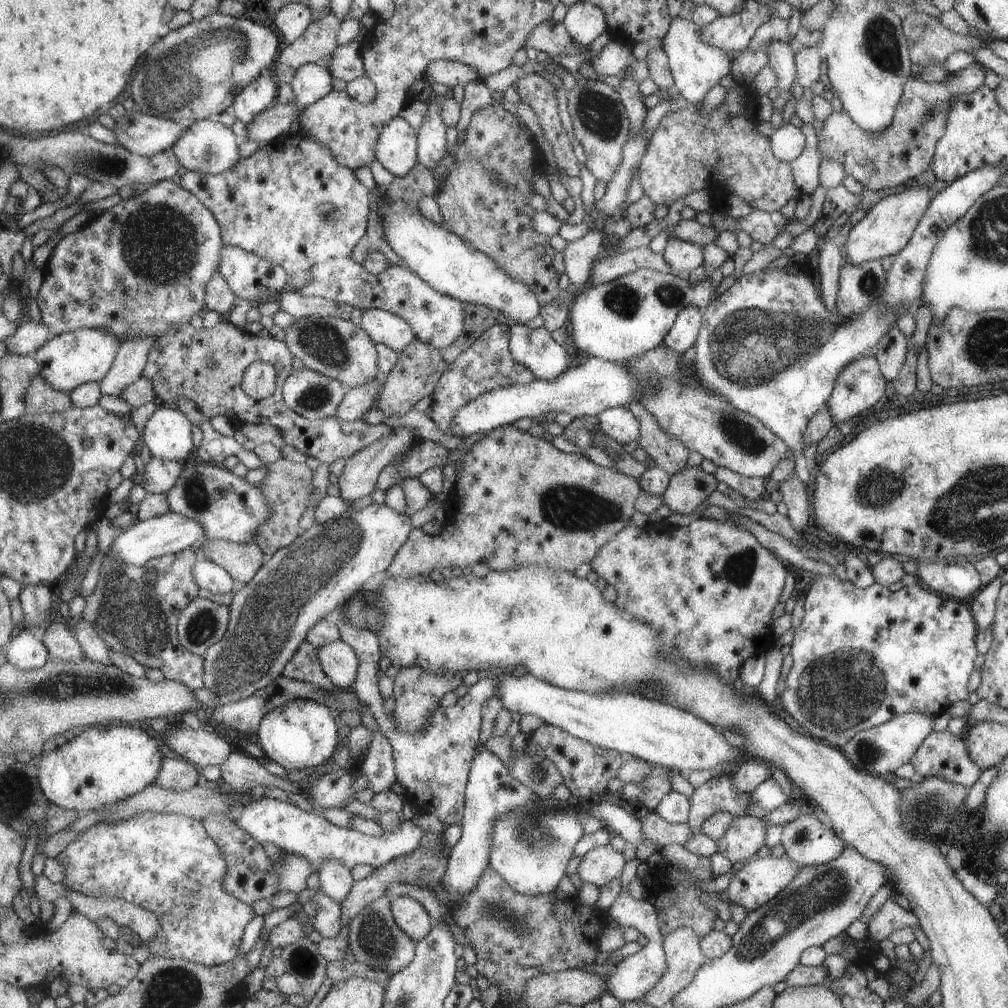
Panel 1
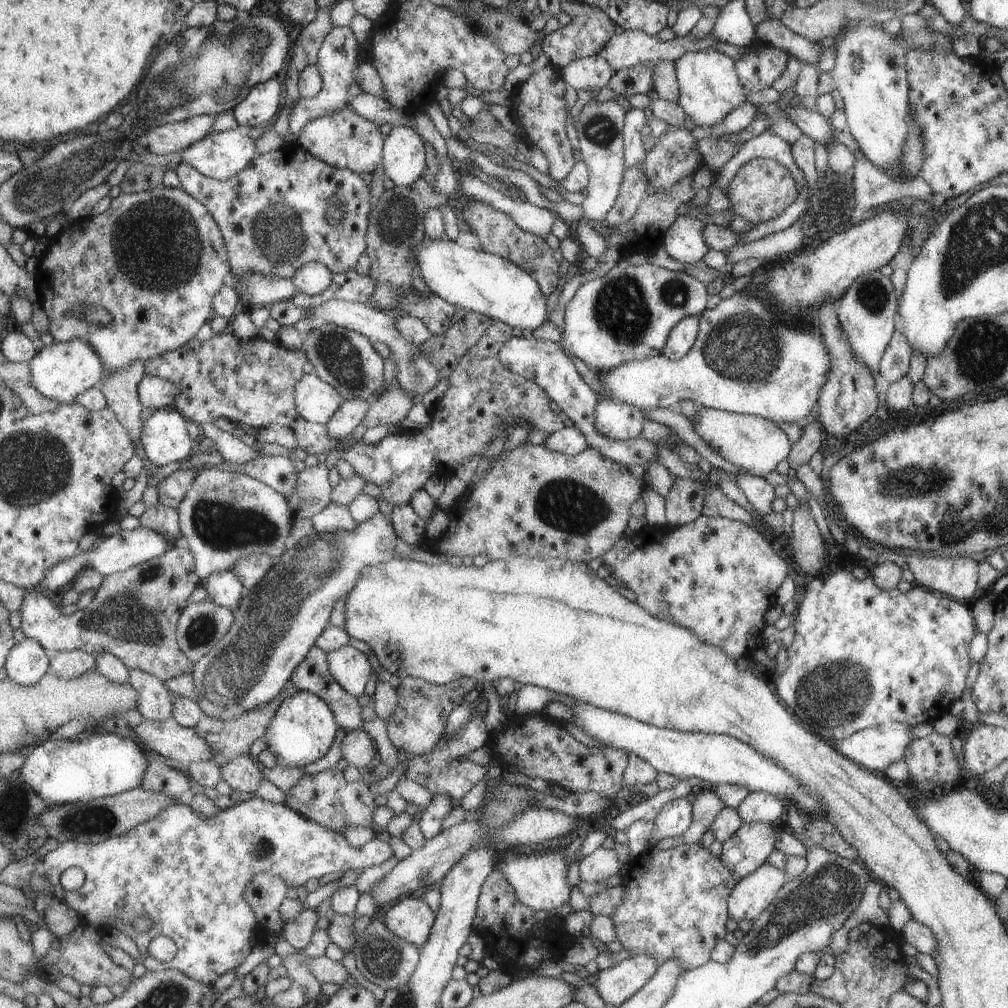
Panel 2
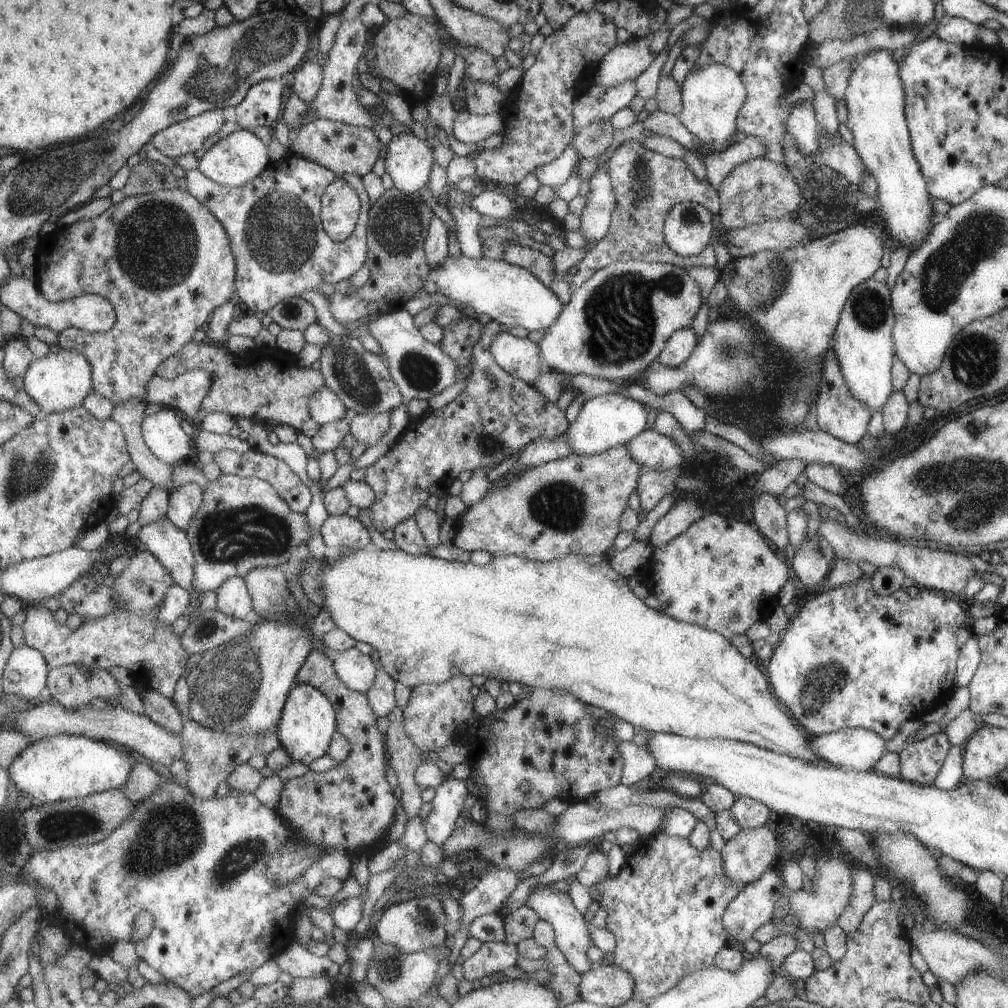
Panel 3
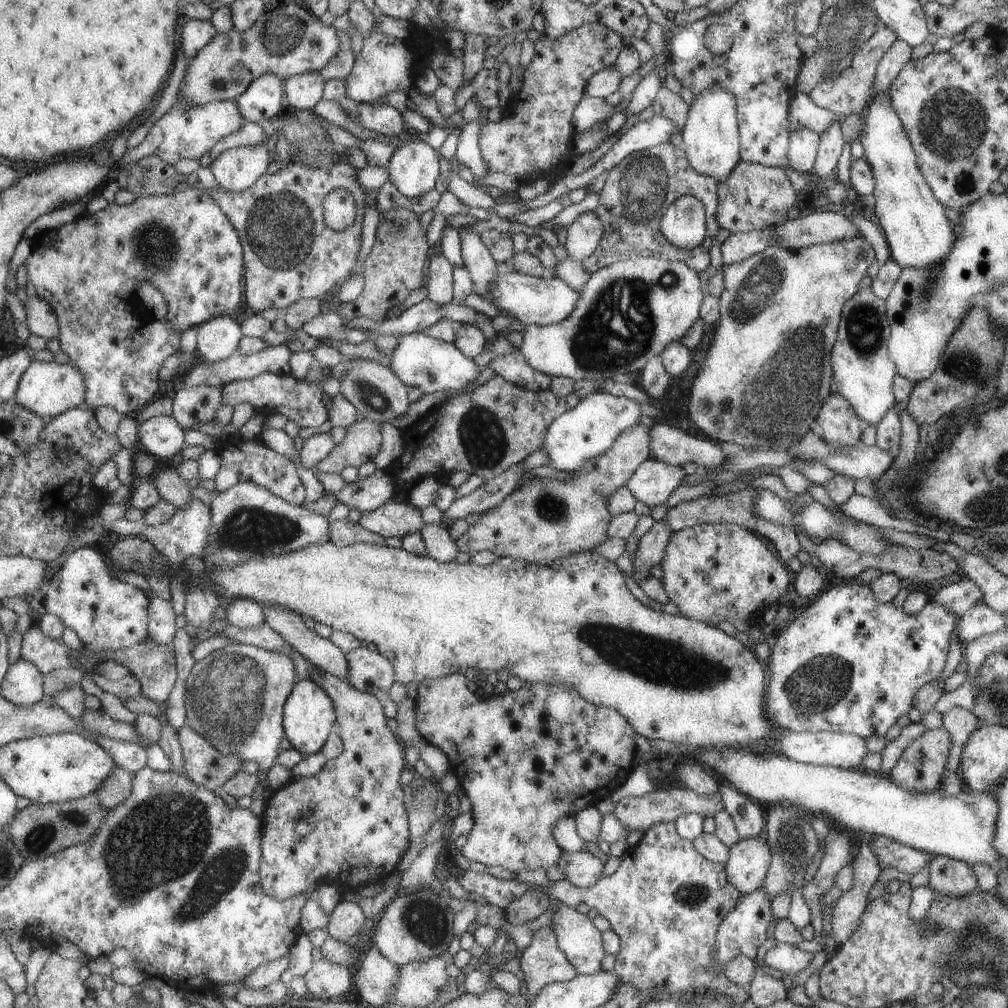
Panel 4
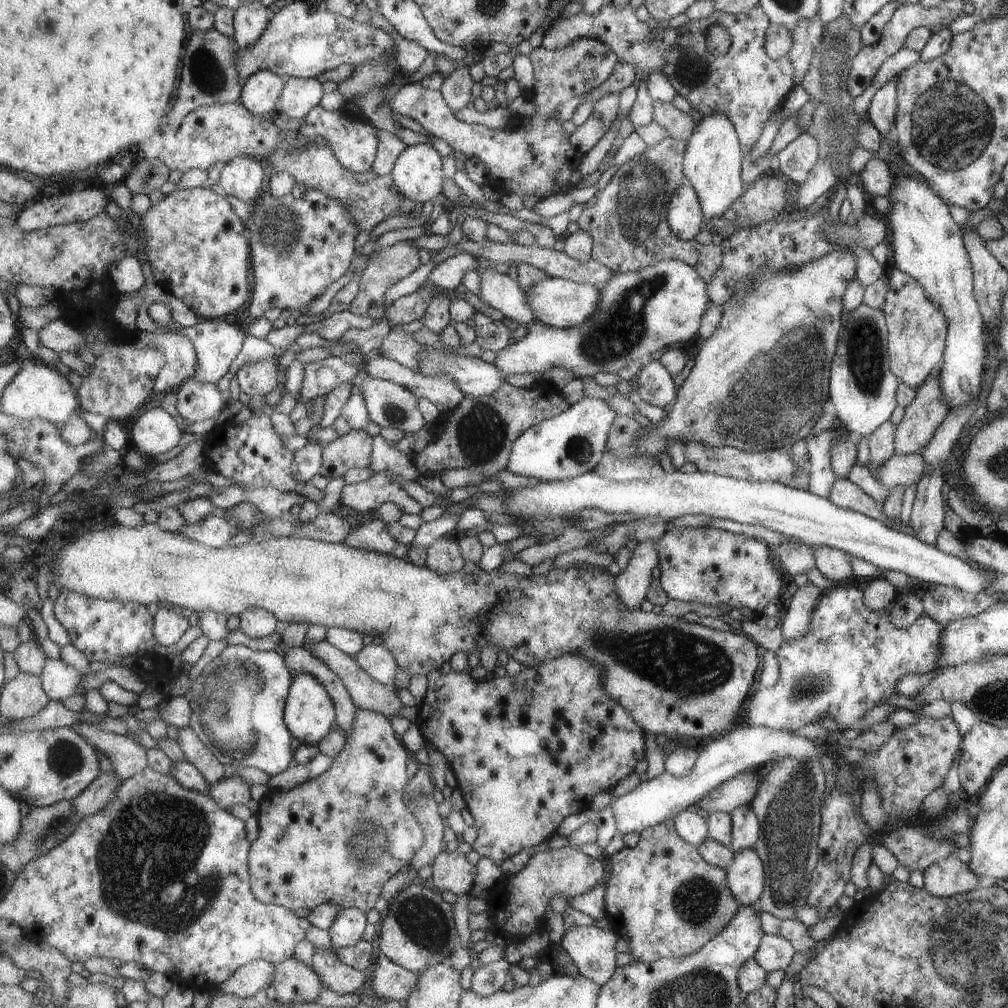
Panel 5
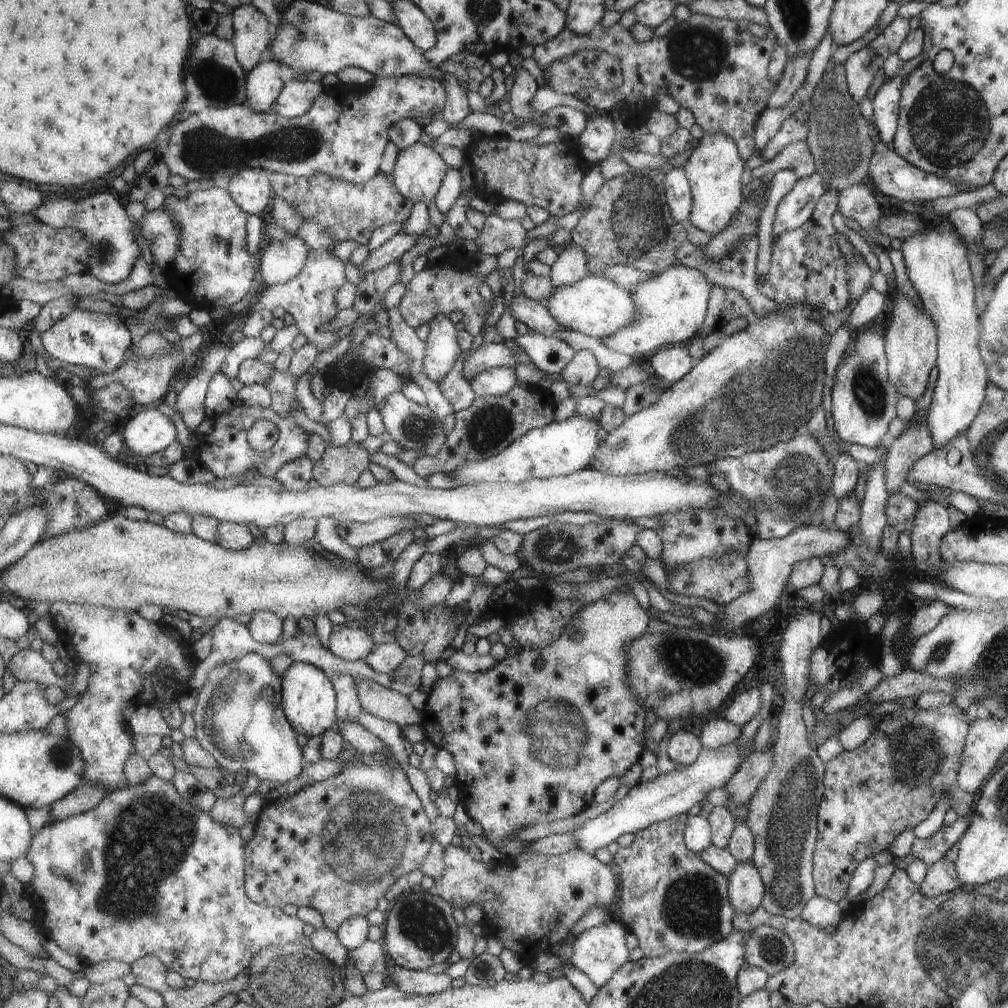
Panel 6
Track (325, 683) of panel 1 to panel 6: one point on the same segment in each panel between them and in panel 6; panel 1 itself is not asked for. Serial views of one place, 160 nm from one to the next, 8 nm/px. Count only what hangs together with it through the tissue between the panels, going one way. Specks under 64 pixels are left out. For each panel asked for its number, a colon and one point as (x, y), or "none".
2: (313, 674)
3: (351, 806)
4: (349, 825)
5: (339, 837)
6: (337, 845)

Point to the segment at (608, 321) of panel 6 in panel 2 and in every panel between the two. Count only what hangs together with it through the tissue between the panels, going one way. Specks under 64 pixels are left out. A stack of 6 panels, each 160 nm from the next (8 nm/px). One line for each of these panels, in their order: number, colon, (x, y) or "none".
2: (475, 280)
3: (500, 291)
4: (543, 301)
5: (561, 303)

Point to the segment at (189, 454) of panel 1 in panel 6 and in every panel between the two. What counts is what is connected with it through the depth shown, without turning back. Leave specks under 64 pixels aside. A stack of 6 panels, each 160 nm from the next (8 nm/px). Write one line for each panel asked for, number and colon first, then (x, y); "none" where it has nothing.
2: (166, 438)
3: (163, 431)
4: (163, 436)
5: (155, 432)
6: (150, 431)

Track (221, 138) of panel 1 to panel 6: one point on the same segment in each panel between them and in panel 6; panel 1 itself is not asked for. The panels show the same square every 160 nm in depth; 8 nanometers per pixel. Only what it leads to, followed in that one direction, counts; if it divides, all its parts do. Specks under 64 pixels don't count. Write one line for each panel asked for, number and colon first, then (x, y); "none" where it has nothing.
2: (221, 155)
3: (239, 158)
4: (236, 169)
5: (243, 176)
6: (252, 188)

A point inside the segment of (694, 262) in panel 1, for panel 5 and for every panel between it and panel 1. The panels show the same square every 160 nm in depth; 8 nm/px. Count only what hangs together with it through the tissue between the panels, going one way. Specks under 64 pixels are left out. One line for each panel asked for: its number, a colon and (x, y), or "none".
2: (684, 242)
3: (687, 228)
4: (682, 223)
5: (685, 217)

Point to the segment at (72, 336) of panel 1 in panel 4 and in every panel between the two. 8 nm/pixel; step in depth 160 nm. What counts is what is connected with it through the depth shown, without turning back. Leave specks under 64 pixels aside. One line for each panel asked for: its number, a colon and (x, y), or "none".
2: (62, 371)
3: (58, 382)
4: (49, 389)

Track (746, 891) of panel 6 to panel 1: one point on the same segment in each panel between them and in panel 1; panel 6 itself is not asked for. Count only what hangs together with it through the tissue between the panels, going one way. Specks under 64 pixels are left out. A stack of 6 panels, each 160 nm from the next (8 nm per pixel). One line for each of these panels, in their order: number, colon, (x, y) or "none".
1: (744, 834)
2: (750, 845)
3: (745, 856)
4: (748, 859)
5: (744, 874)

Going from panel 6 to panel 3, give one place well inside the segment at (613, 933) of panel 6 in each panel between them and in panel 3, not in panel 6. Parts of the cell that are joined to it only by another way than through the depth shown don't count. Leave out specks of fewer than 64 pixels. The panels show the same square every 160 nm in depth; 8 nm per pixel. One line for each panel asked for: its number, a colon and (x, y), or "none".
3: (572, 934)
4: (577, 937)
5: (593, 951)

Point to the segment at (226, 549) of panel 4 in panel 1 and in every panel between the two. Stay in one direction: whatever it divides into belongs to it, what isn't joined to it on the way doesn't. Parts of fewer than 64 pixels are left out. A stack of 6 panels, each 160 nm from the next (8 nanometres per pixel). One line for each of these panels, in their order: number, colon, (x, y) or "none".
1: (229, 507)
2: (225, 516)
3: (243, 523)

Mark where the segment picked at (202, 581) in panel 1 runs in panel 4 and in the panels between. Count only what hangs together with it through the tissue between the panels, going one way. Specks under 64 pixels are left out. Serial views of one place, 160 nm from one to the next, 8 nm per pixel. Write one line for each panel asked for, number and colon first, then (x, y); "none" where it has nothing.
2: (225, 588)
3: (233, 597)
4: (246, 613)

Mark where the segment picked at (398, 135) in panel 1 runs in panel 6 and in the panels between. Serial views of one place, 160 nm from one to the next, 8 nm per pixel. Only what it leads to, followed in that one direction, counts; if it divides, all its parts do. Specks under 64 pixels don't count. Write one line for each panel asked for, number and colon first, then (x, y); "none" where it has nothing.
2: (405, 159)
3: (410, 160)
4: (414, 169)
5: (418, 171)
6: (419, 171)

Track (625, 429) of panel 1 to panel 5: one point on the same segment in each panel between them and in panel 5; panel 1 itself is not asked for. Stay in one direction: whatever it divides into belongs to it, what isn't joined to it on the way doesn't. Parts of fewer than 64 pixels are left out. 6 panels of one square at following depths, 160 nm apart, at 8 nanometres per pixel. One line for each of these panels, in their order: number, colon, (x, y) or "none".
2: (618, 421)
3: (604, 421)
4: (589, 429)
5: (562, 447)

